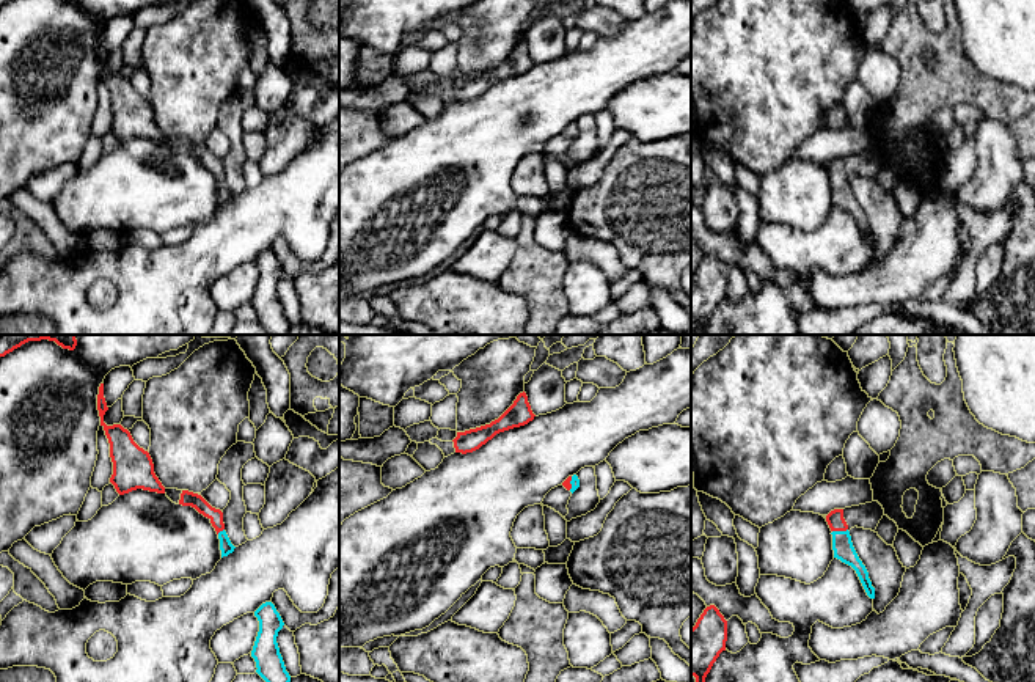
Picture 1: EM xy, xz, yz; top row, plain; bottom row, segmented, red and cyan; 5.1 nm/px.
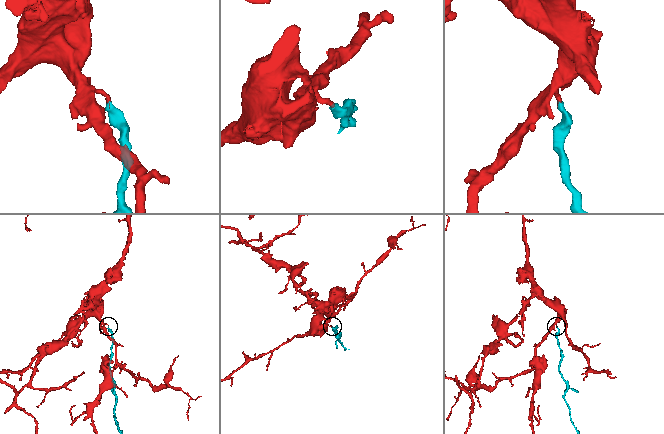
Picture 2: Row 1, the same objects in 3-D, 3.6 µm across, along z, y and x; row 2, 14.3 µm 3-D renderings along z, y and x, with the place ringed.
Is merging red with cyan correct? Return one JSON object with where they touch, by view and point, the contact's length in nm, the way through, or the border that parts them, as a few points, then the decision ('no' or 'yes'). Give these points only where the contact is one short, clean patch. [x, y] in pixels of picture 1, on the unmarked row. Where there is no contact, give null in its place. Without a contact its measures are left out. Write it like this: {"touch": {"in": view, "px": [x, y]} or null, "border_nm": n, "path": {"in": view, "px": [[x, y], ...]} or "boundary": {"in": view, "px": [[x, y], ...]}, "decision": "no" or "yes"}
{"touch": {"in": "yz", "px": [839, 178]}, "border_nm": 80, "path": {"in": "yz", "px": [[834, 167], [839, 178], [842, 194]]}, "decision": "yes"}

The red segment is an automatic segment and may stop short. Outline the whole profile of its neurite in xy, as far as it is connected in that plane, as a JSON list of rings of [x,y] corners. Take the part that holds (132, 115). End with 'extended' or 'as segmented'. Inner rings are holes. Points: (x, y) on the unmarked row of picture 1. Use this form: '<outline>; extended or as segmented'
[[[104,31],[99,35],[97,58],[101,74],[110,91],[110,105],[113,110],[113,123],[110,130],[119,143],[129,141],[137,137],[165,141],[165,135],[154,121],[154,112],[148,99],[140,96],[130,80],[121,72],[107,74],[104,63],[108,58],[104,46]]]; as segmented

